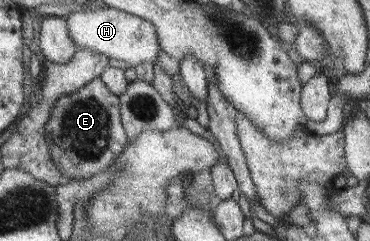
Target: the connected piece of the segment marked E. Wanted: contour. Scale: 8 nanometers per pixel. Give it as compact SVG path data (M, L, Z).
M100 78L77 91L58 95L44 131L50 160L64 179L85 180L110 169L129 142L122 128L119 109L118 96L109 93Z

